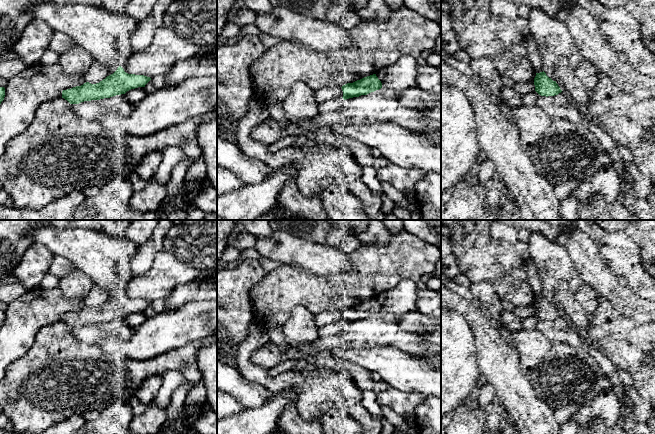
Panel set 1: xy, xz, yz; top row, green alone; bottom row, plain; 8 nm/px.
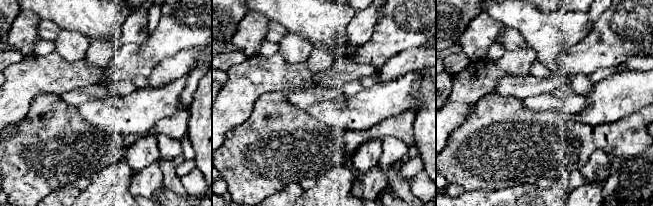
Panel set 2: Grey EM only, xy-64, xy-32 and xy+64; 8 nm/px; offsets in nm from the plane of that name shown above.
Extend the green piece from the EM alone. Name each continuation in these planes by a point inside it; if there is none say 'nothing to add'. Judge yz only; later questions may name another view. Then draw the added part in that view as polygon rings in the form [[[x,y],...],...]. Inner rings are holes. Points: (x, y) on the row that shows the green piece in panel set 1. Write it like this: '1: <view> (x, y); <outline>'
nothing to add

